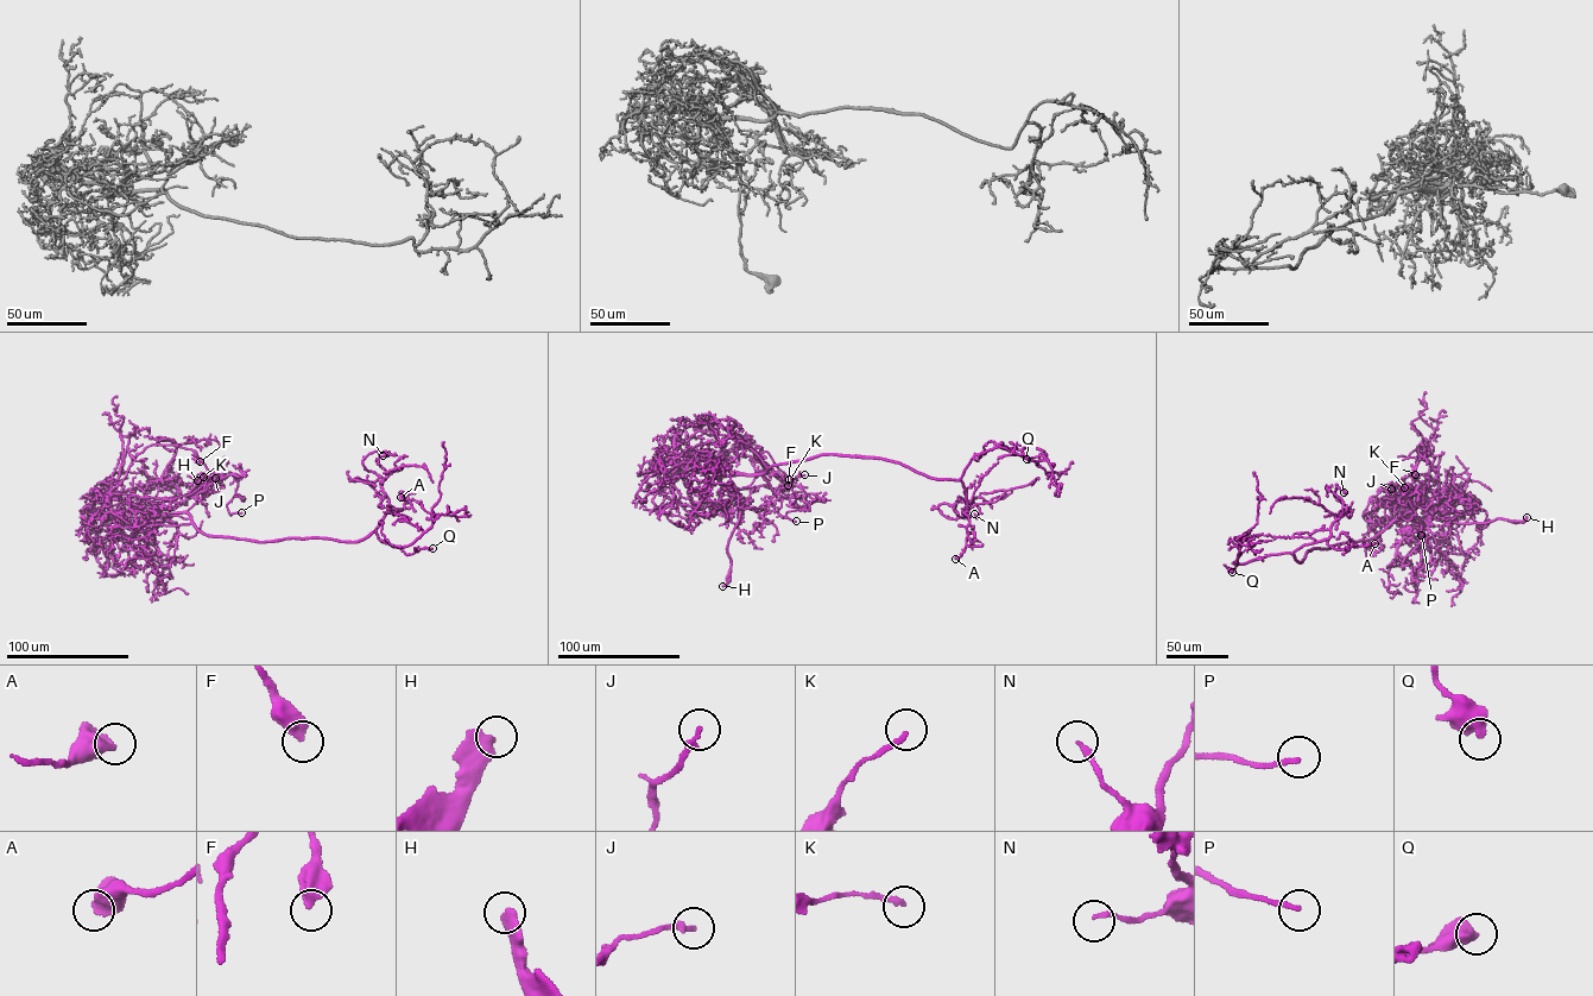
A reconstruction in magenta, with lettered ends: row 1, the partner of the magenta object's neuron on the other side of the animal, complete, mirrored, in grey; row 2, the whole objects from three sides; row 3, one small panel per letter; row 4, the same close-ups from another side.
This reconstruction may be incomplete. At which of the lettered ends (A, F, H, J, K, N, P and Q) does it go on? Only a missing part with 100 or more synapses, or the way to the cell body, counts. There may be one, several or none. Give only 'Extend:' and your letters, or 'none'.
Extend: H

